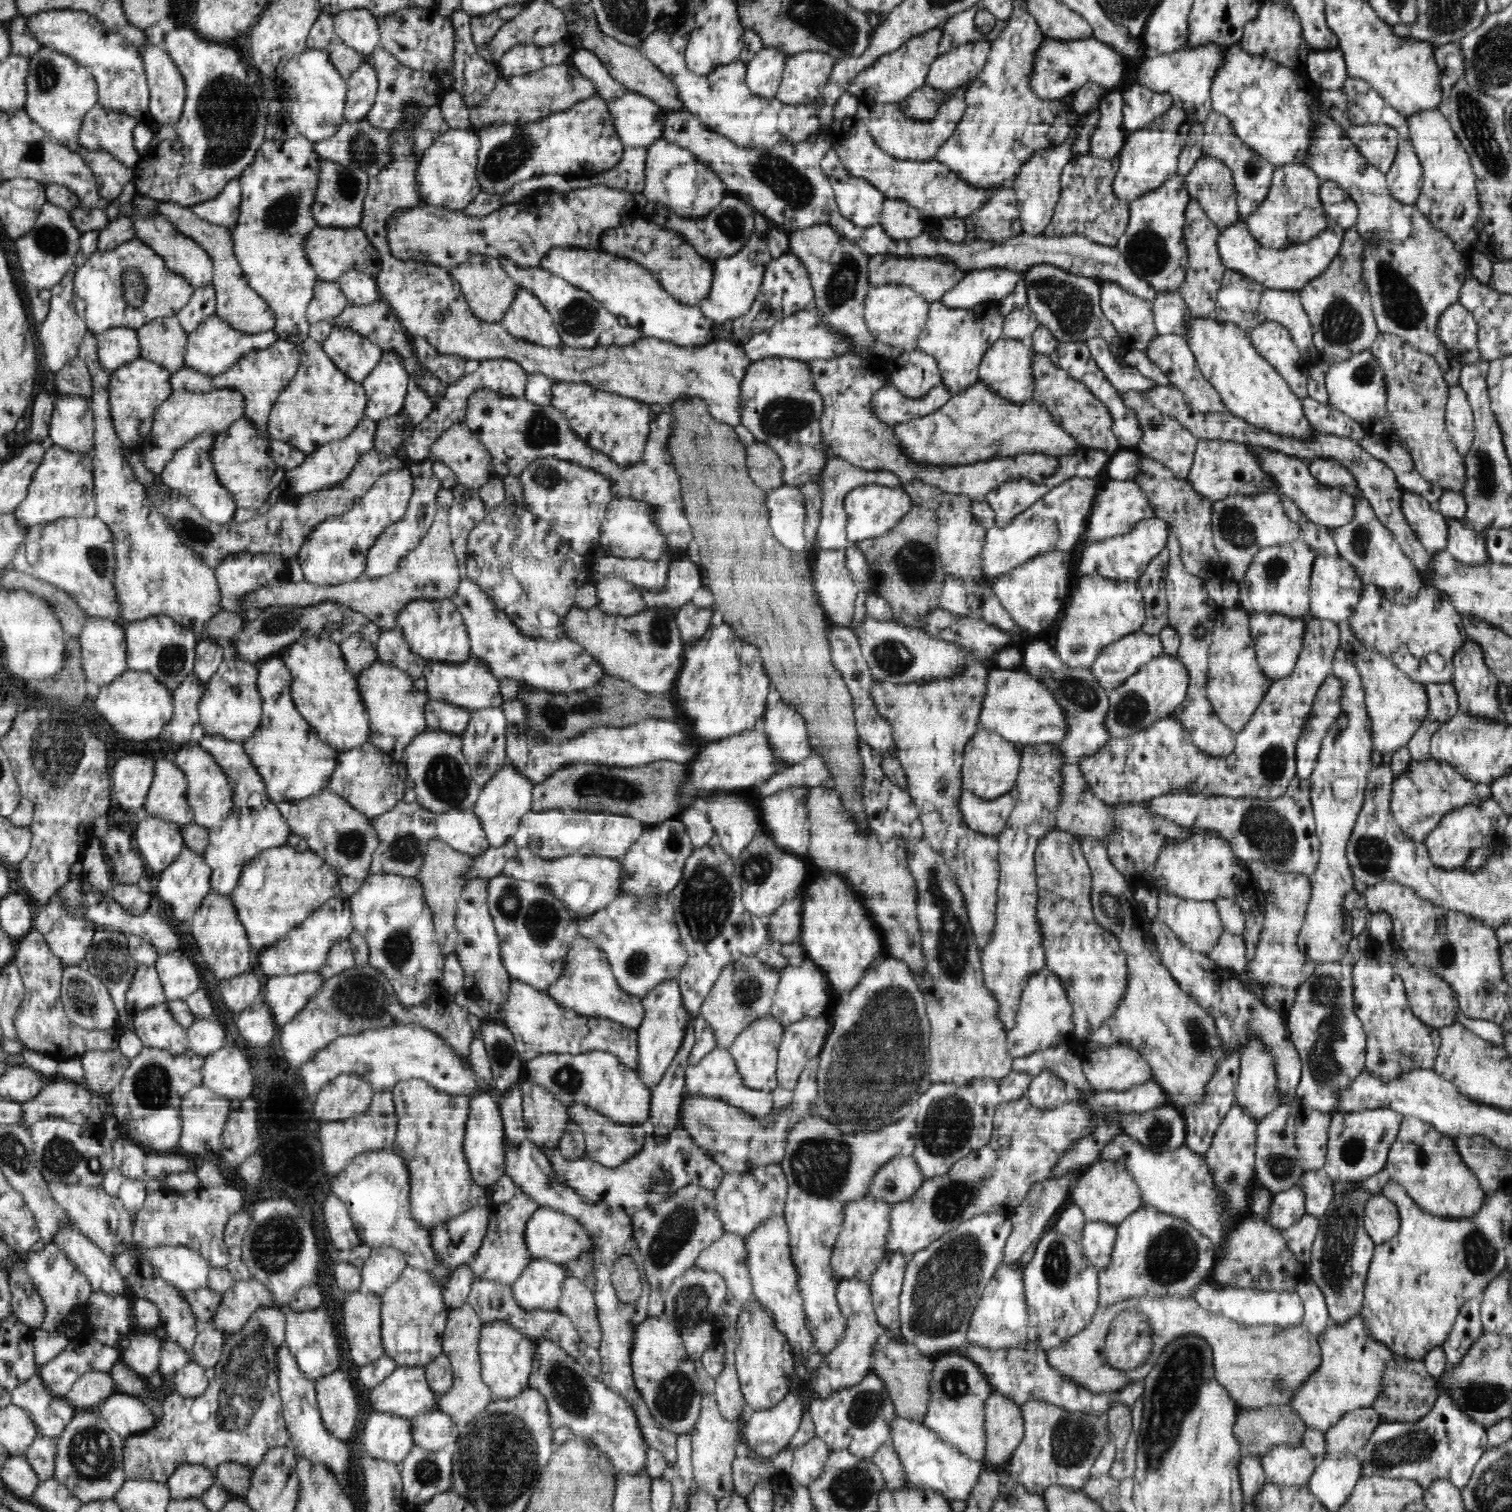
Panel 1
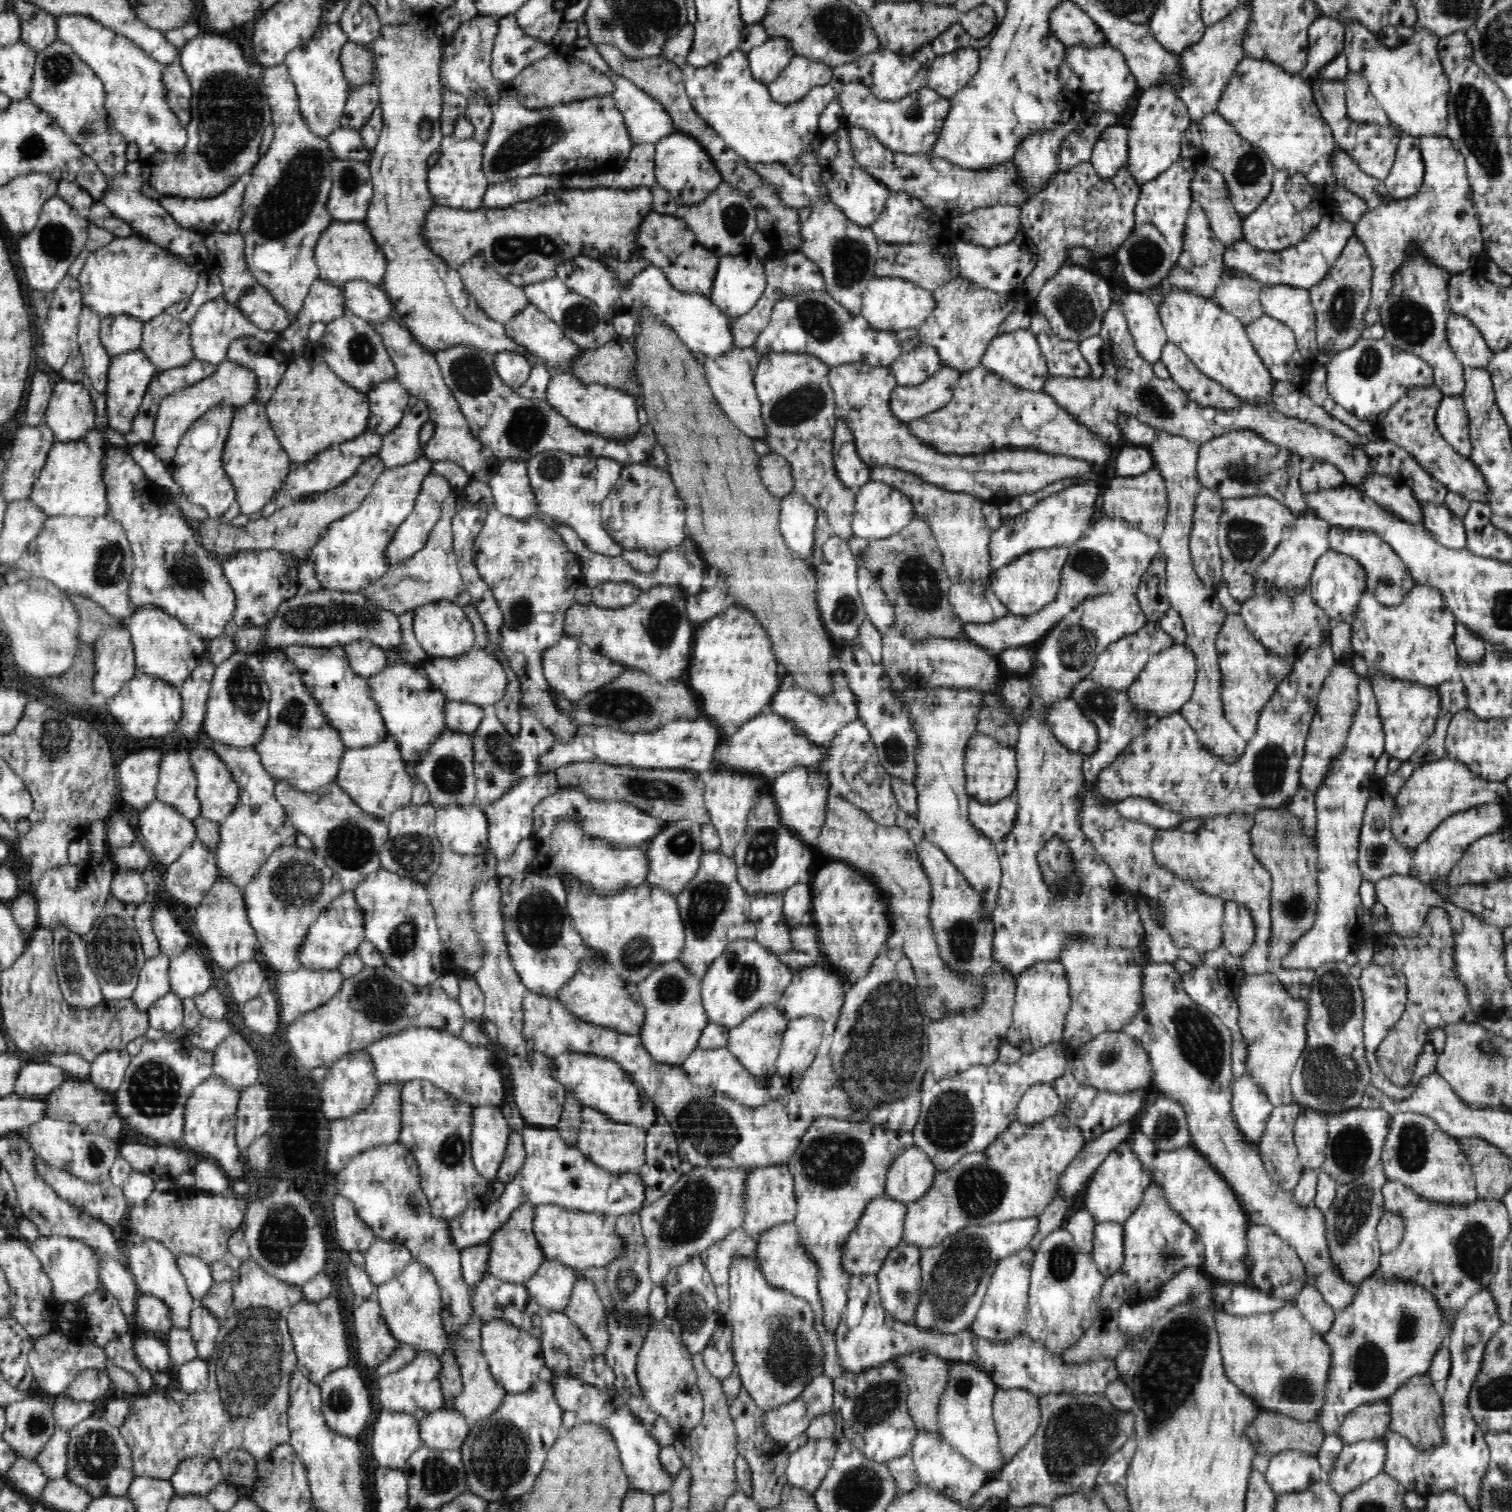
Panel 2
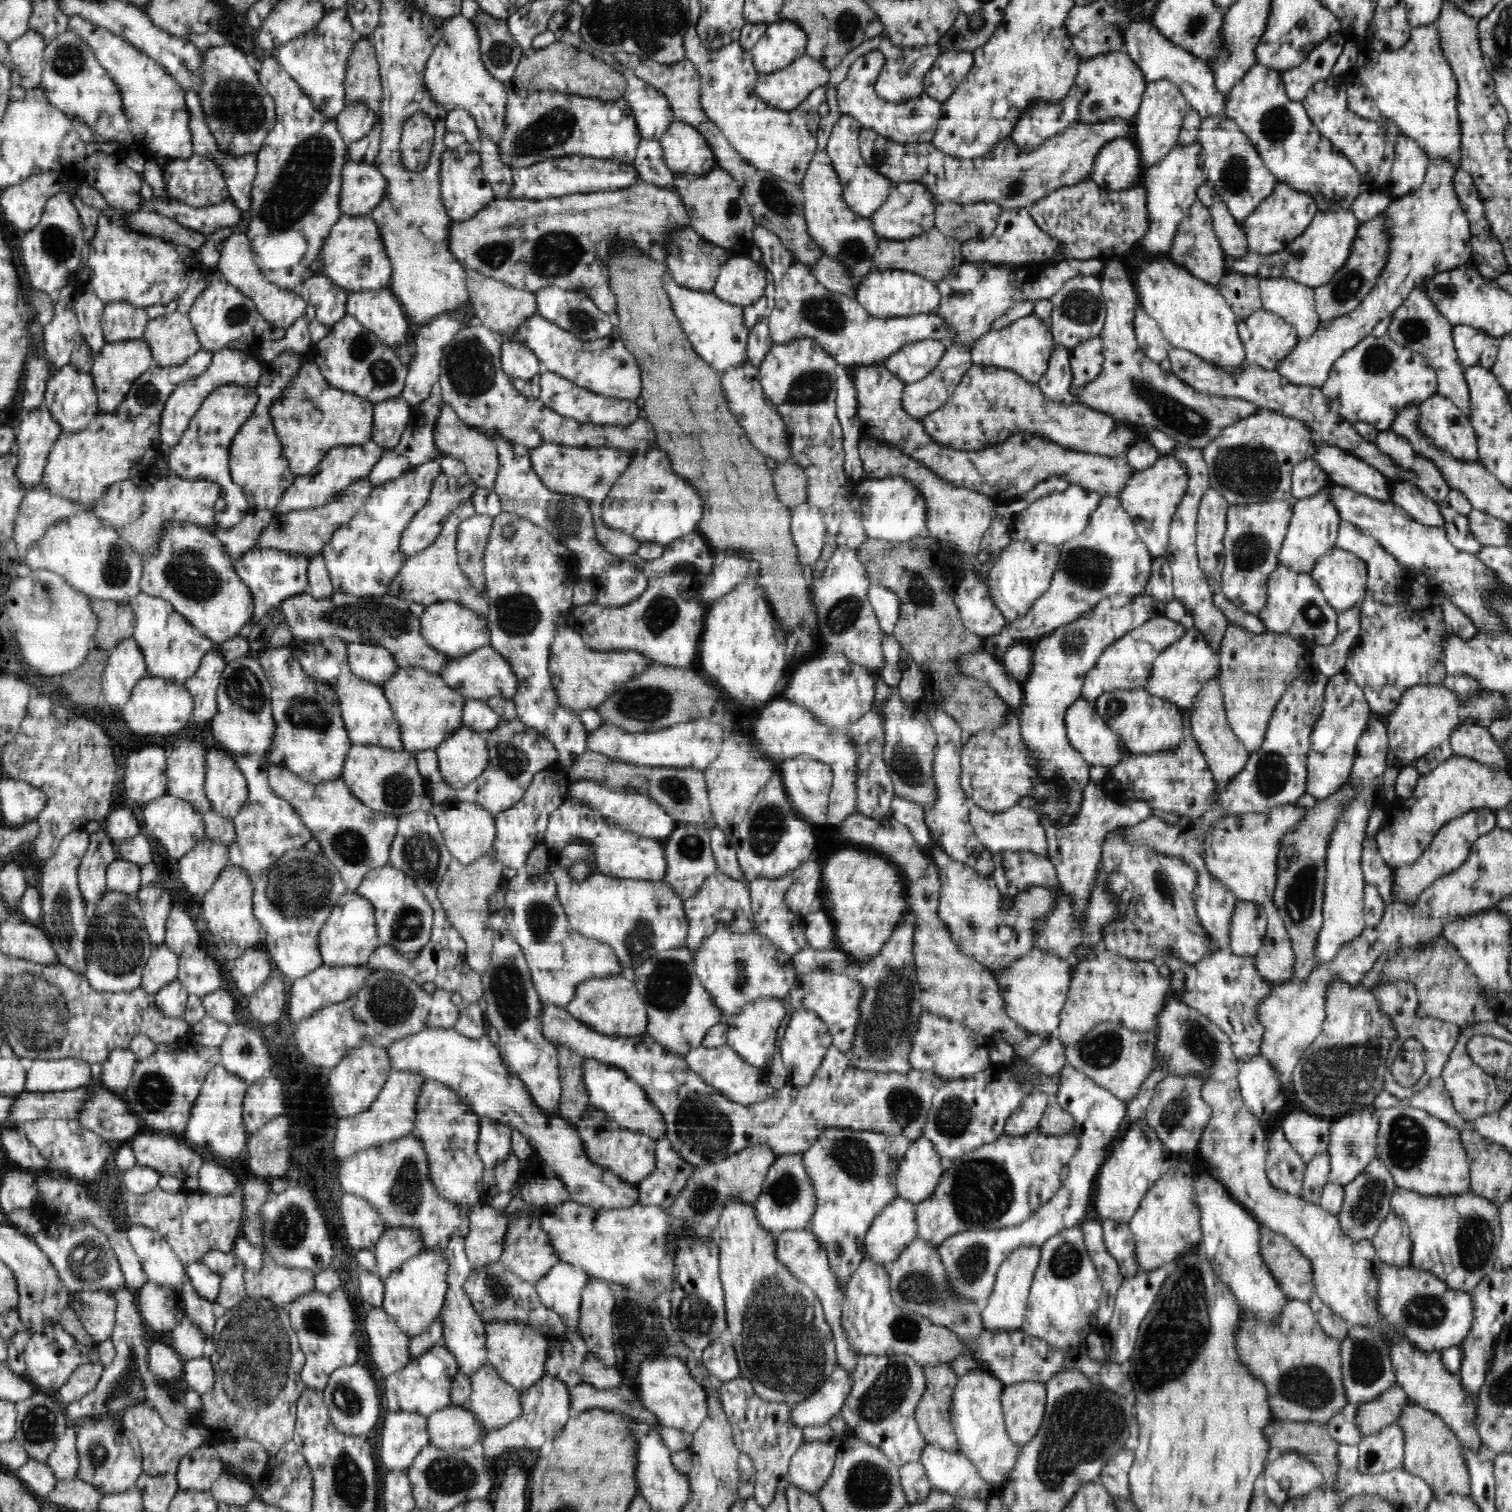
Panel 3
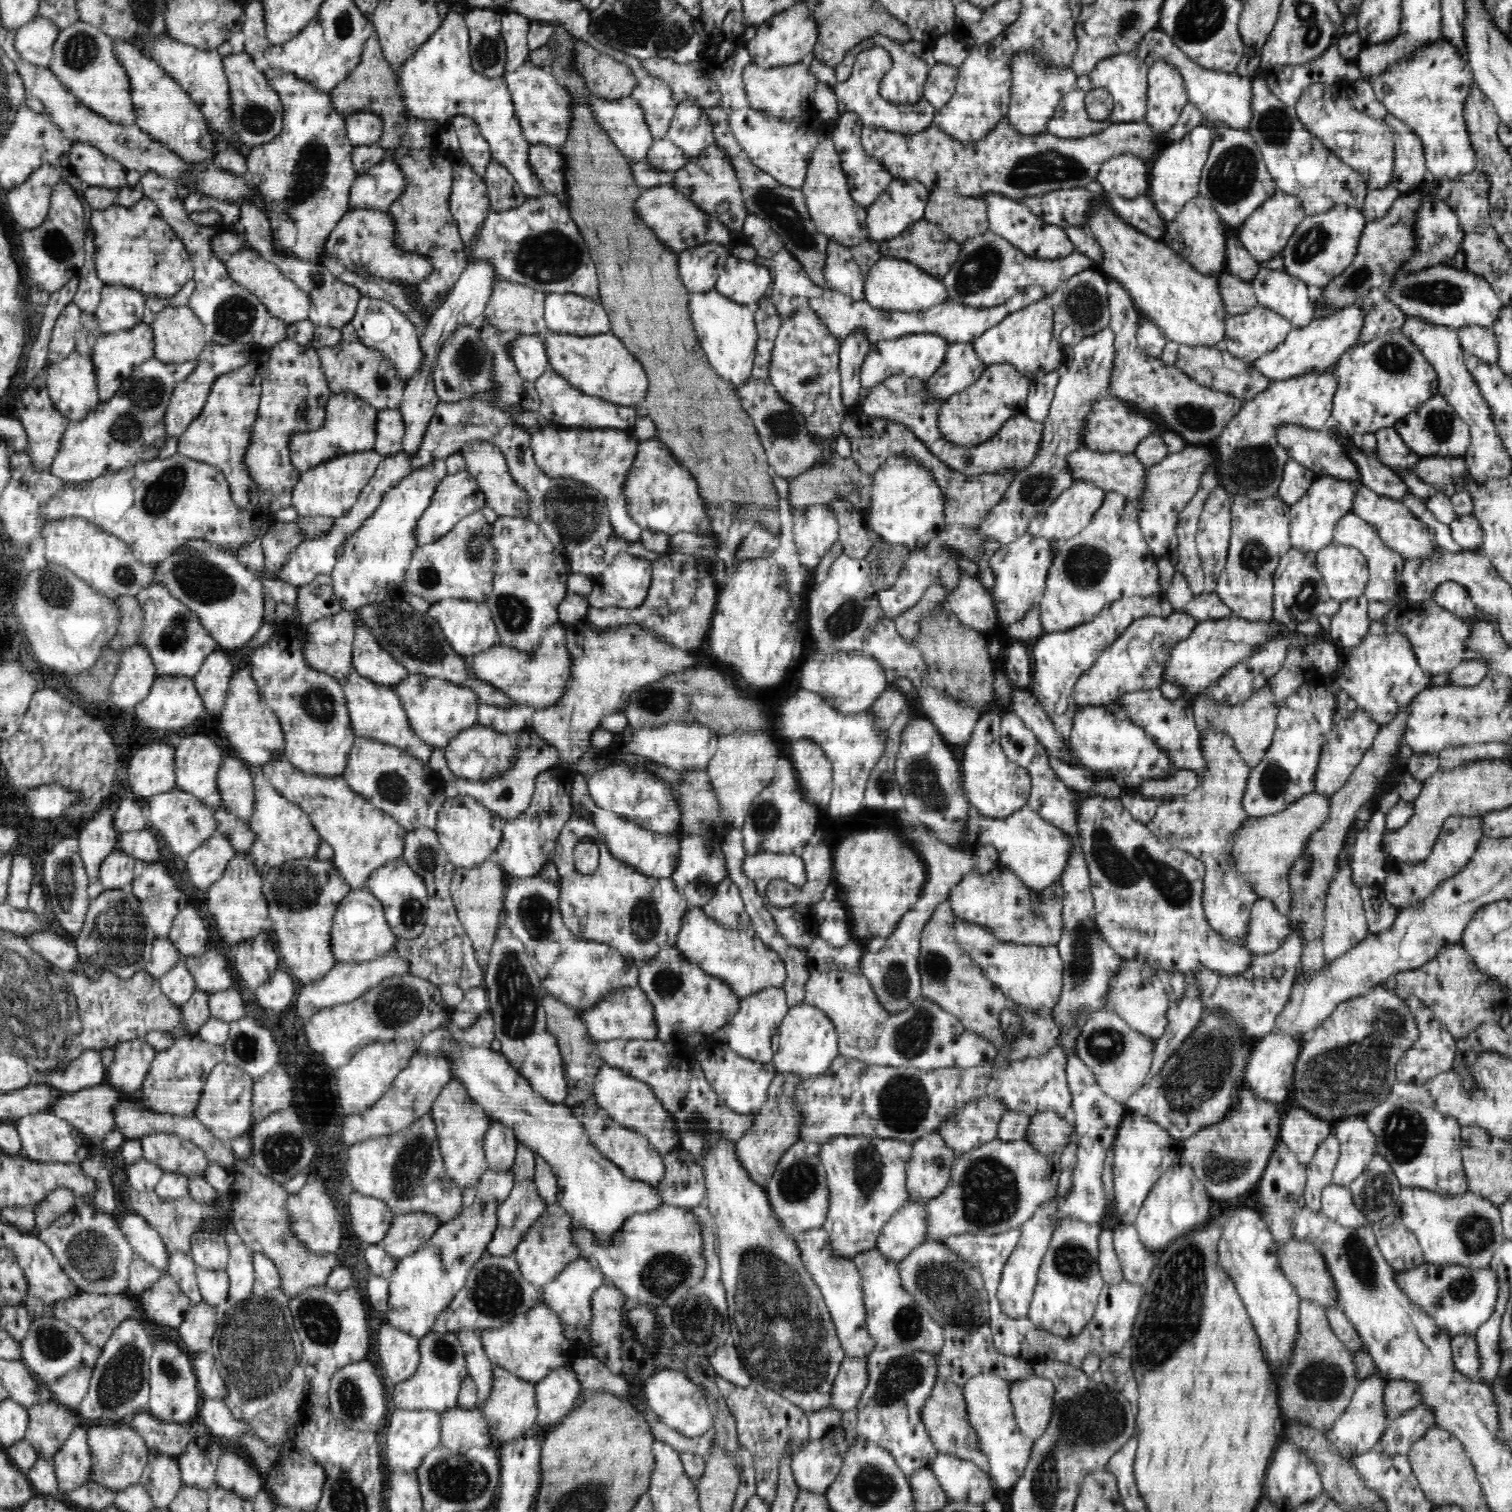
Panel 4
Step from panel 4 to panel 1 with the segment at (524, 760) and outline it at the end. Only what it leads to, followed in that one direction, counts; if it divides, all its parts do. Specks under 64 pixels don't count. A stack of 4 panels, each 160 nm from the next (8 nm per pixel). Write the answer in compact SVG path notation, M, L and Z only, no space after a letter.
M506 701L499 708L486 708L472 711L468 726L461 734L463 742L463 755L471 768L471 775L476 784L482 788L499 770L508 764L506 754L506 730L507 722L522 723L527 717L527 710L523 702Z

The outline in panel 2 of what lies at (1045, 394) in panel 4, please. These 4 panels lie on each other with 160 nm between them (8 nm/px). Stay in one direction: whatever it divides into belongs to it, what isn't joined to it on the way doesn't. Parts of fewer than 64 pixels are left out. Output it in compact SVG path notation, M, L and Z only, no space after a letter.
M1040 312L1030 315L1030 320L1029 329L1036 335L1037 342L1040 343L1043 355L1047 360L1047 377L1072 377L1079 379L1088 377L1088 362L1080 353L1079 343L1060 339L1052 330L1047 318Z

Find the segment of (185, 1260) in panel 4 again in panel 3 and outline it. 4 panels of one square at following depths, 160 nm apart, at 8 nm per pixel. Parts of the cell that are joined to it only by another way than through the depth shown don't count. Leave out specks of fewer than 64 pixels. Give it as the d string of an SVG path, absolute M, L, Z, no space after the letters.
M186 1272L182 1276L179 1291L185 1304L186 1316L196 1325L199 1325L204 1334L213 1334L215 1324L211 1313L212 1303L195 1292L194 1285L191 1284L191 1278L187 1276Z

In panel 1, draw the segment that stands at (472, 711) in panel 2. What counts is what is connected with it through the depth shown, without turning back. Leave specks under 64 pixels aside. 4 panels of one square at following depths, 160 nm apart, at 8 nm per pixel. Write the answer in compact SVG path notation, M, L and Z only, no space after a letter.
M430 699L426 704L427 730L461 735L468 726L471 714L467 709L459 709L449 702Z

